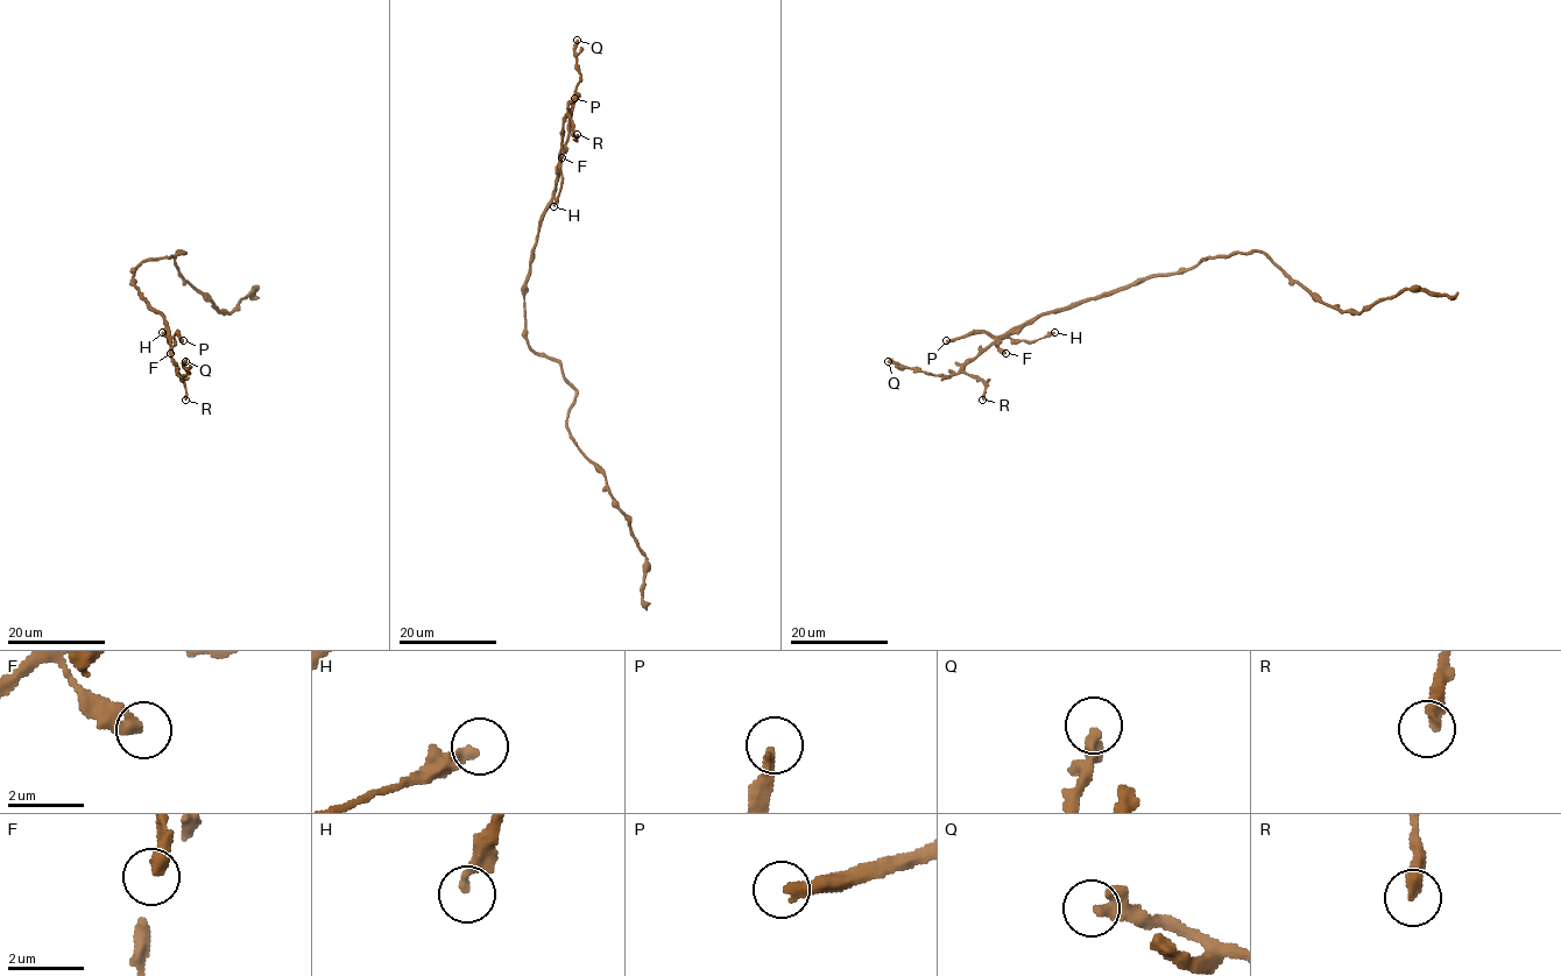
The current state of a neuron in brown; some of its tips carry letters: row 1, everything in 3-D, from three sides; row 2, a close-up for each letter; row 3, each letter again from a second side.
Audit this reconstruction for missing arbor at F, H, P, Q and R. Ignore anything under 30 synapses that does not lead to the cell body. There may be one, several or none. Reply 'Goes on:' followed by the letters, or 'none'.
Goes on: P

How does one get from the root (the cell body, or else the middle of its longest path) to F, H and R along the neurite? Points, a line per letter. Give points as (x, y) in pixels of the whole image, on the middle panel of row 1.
F: (527, 340), (524, 284), (539, 223), (559, 175), (562, 157)
H: (527, 340), (524, 284), (539, 223), (555, 188), (559, 161), (563, 182), (553, 206)
R: (527, 340), (524, 284), (539, 223), (559, 175), (563, 121), (567, 115), (572, 121), (572, 132), (577, 134)

